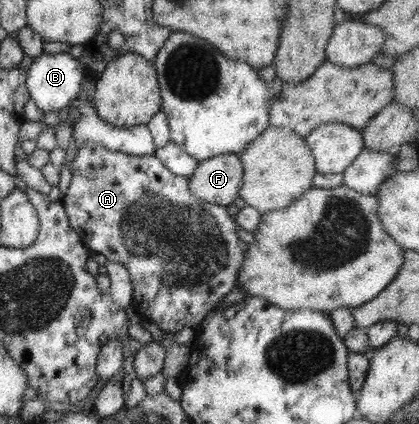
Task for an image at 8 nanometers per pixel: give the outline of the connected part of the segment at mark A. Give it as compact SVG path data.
M87 142L84 146L81 146L69 168L72 173L72 179L69 190L60 199L60 202L64 205L70 227L72 227L76 234L80 235L80 238L90 251L104 254L107 260L119 262L128 269L134 289L133 308L143 321L158 325L162 330L168 332L178 332L178 330L186 328L186 326L196 327L205 319L205 316L210 311L216 308L228 292L236 286L238 269L244 260L248 244L244 243L236 235L235 227L238 227L238 224L234 217L230 217L225 206L204 202L191 193L189 190L189 177L172 174L155 154L132 156L125 152L108 150L107 147L95 142Z

